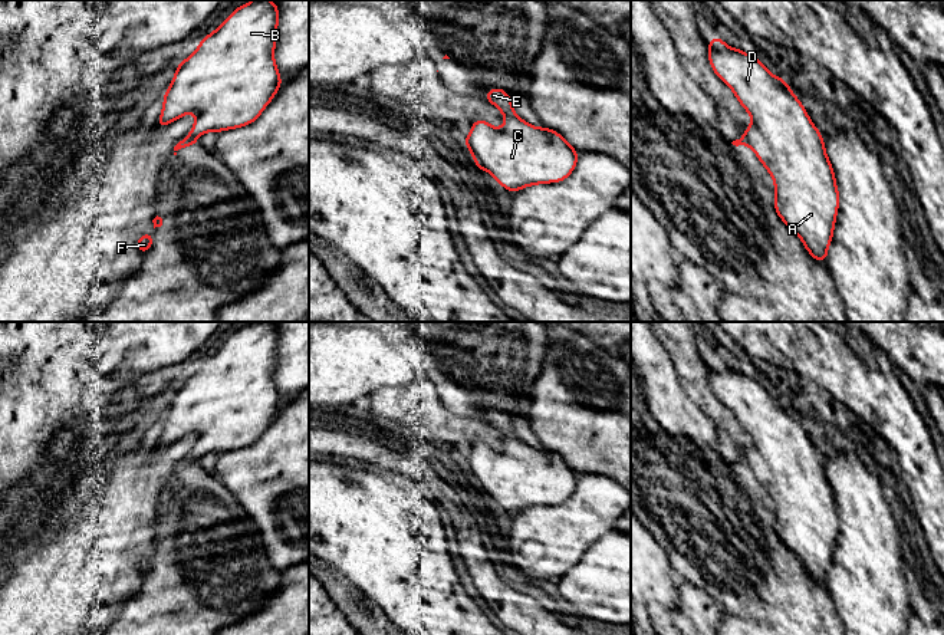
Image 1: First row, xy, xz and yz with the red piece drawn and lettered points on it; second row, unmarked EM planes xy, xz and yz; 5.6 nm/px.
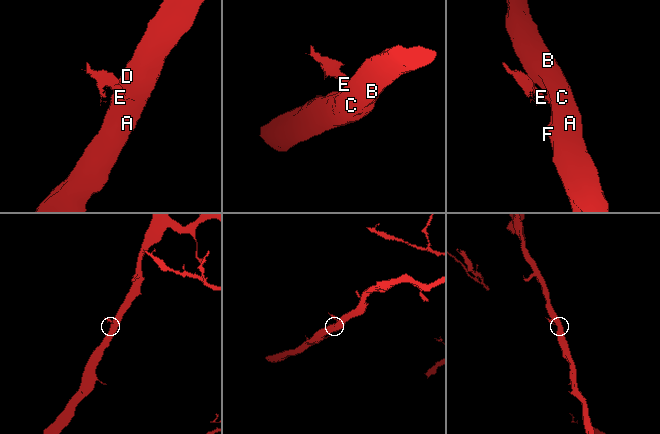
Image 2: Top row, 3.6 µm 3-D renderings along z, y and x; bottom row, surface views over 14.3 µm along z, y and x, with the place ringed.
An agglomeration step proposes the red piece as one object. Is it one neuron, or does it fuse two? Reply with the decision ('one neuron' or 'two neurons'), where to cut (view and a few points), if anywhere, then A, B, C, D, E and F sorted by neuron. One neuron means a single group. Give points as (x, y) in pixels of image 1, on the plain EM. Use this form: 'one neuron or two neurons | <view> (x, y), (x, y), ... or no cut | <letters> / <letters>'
two neurons | yz (744, 456), (752, 469) | A B C D F / E

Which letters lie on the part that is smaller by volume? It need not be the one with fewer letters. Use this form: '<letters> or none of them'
E

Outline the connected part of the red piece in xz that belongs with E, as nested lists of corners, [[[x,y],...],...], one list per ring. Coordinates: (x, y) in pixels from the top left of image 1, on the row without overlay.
[[[491,409],[483,421],[491,424],[506,440],[516,438],[510,417],[506,412]]]

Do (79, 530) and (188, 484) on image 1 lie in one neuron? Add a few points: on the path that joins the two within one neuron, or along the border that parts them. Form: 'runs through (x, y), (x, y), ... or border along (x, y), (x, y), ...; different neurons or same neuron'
border along (168, 477), (160, 494), (154, 530); different neurons

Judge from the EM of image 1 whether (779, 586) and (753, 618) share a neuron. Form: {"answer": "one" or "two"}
{"answer": "one"}

